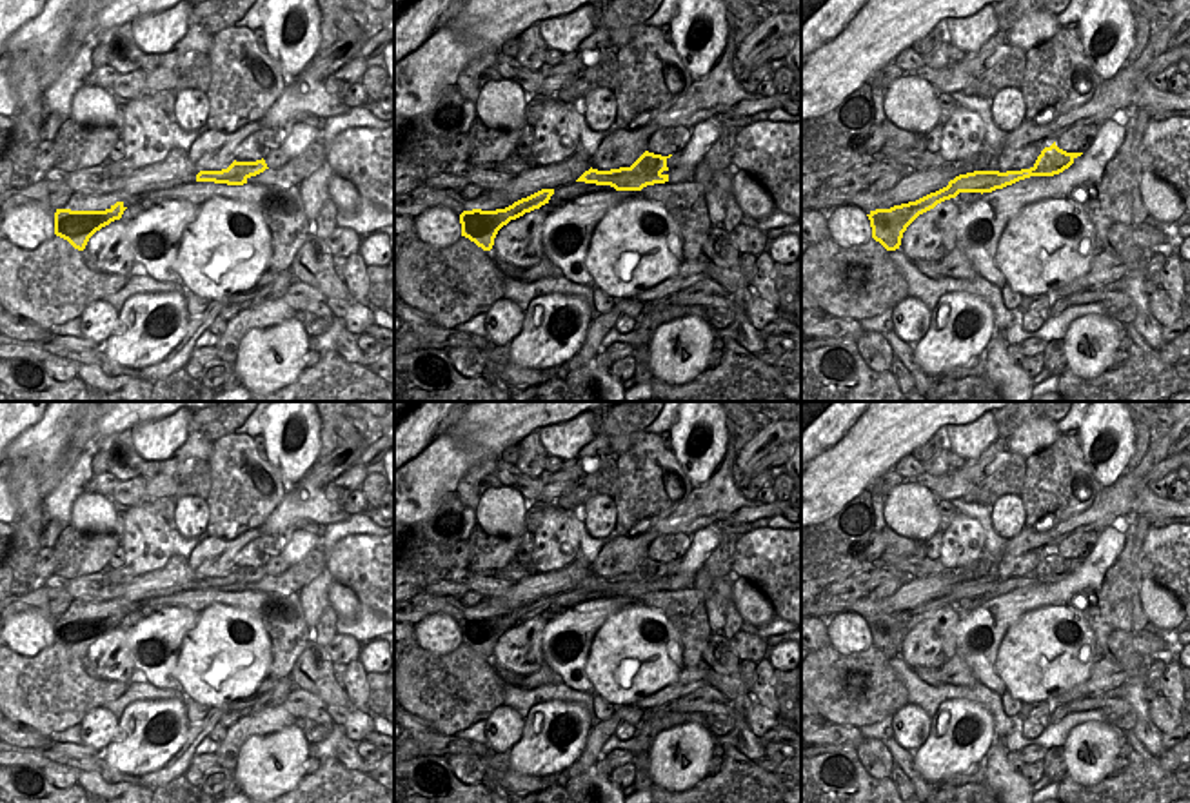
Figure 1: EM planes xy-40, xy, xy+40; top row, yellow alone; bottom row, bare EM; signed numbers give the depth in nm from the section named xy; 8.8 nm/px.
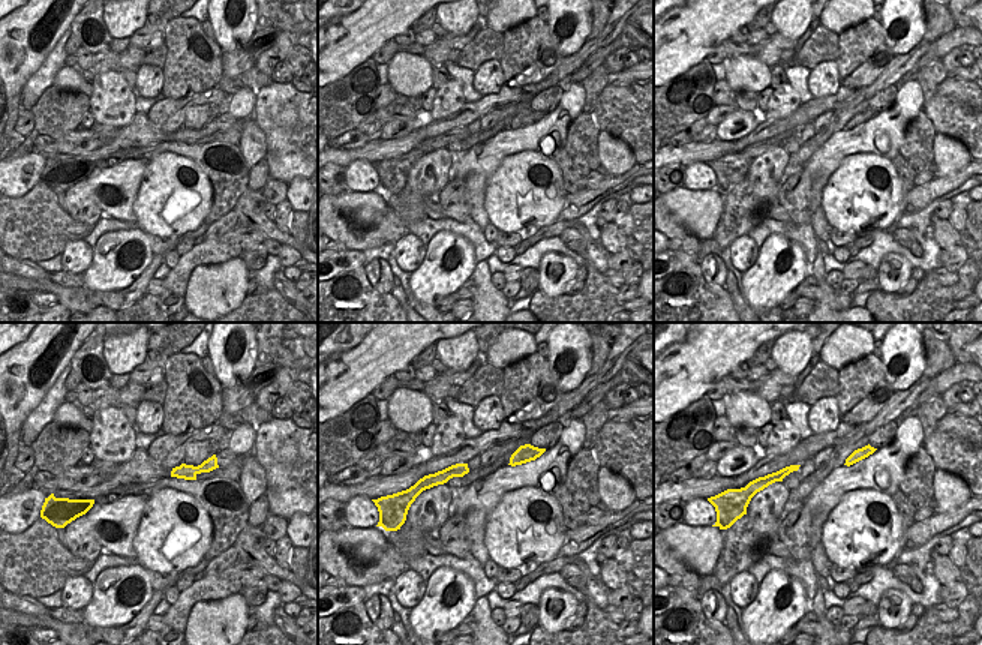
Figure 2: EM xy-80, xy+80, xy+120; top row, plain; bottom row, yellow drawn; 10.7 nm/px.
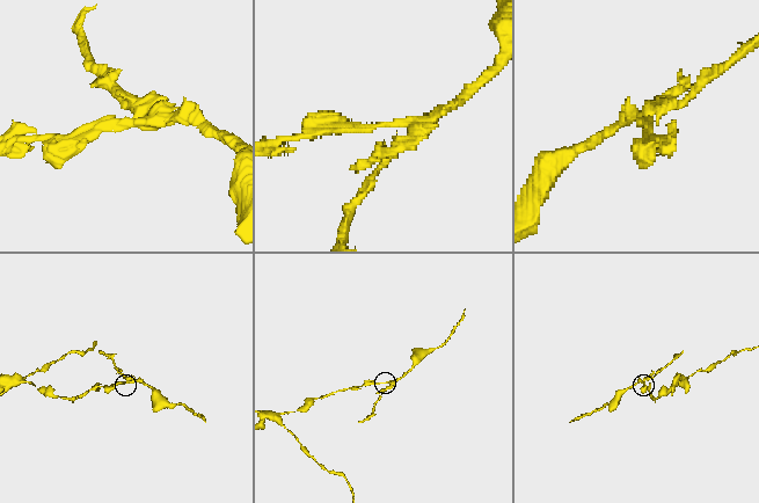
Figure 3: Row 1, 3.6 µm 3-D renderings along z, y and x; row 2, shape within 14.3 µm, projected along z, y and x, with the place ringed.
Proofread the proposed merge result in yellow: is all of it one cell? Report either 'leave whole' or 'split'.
split

